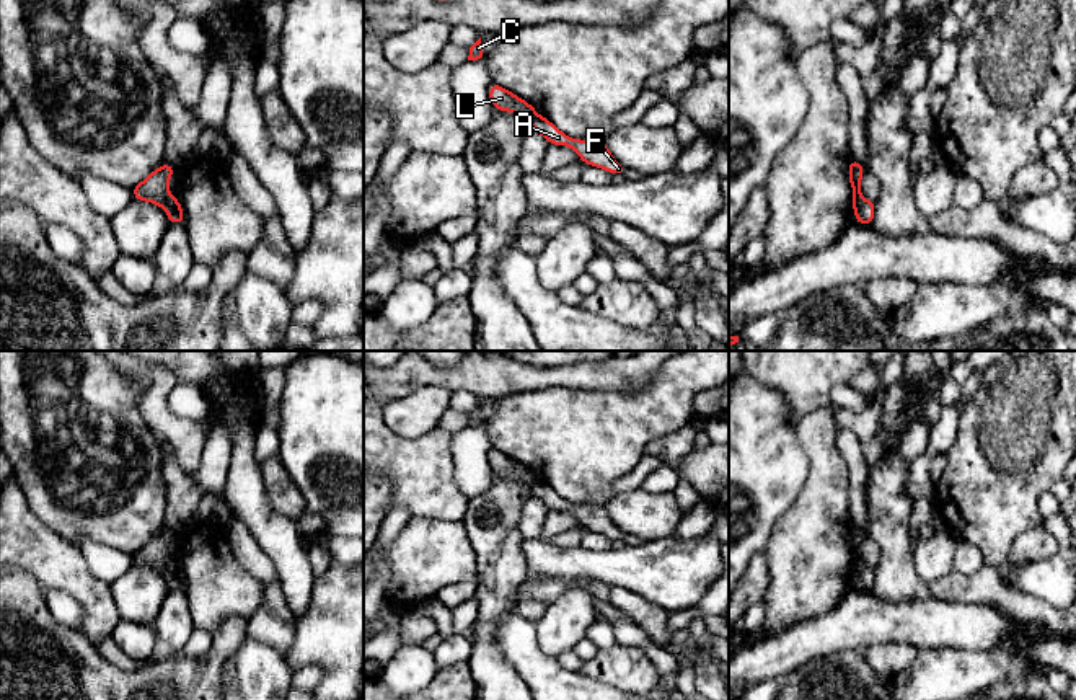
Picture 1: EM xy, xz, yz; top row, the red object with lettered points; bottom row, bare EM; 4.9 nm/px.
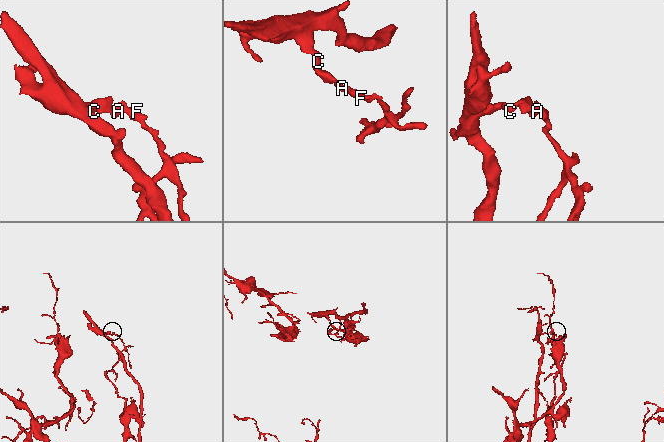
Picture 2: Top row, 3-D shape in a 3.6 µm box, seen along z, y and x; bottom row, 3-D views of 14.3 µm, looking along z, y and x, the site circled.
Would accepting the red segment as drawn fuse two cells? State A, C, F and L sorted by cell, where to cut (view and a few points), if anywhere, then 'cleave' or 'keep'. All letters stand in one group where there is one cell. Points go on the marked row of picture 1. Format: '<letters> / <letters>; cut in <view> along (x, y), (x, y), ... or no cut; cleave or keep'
A F / C L; cut in yz along (863, 198), (855, 212); cleave

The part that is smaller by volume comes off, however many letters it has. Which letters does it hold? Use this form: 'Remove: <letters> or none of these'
Remove: C, L

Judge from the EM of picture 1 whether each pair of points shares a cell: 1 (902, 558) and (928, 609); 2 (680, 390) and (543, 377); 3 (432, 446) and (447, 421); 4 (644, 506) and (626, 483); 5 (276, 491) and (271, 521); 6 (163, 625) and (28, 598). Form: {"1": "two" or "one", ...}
{"1": "two", "2": "two", "3": "two", "4": "two", "5": "two", "6": "two"}

